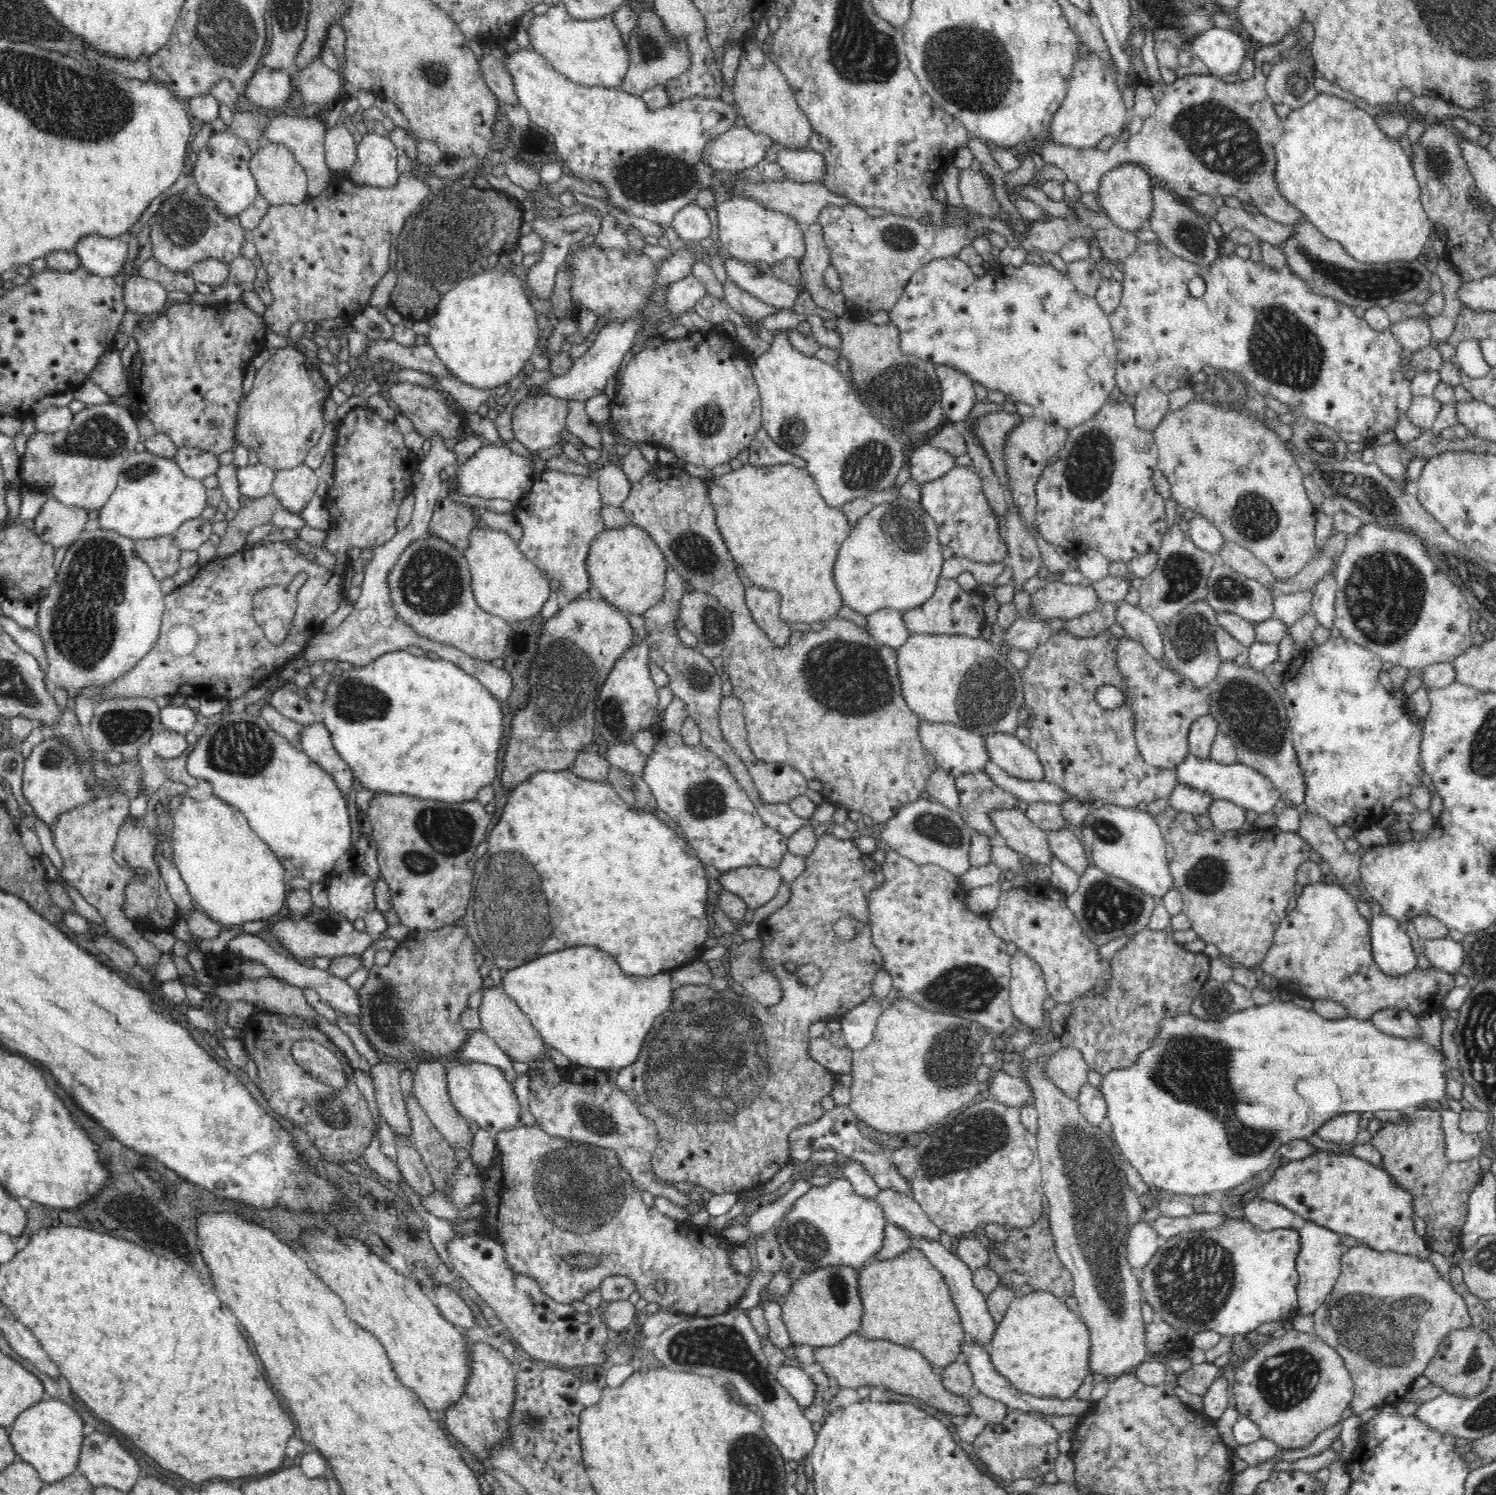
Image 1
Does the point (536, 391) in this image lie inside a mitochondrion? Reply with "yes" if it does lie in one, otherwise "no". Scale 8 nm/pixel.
no

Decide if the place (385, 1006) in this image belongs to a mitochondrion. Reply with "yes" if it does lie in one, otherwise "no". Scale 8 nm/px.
yes

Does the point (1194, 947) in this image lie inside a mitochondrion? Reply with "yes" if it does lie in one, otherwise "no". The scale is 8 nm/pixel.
no

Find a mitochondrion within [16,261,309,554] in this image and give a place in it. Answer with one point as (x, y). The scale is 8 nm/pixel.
(99, 436)

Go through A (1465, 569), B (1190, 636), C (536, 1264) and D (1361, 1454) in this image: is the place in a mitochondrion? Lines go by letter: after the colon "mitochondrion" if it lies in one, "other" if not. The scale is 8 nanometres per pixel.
A: mitochondrion
B: mitochondrion
C: other
D: other

